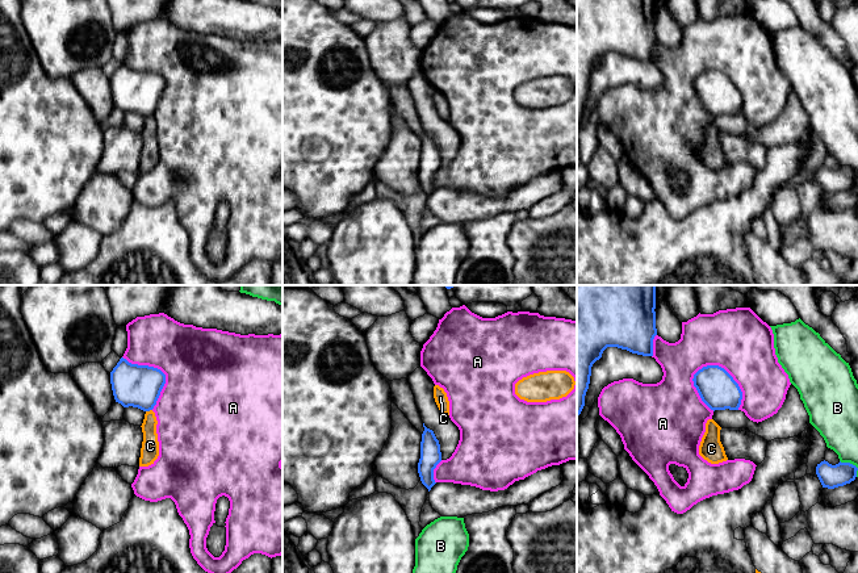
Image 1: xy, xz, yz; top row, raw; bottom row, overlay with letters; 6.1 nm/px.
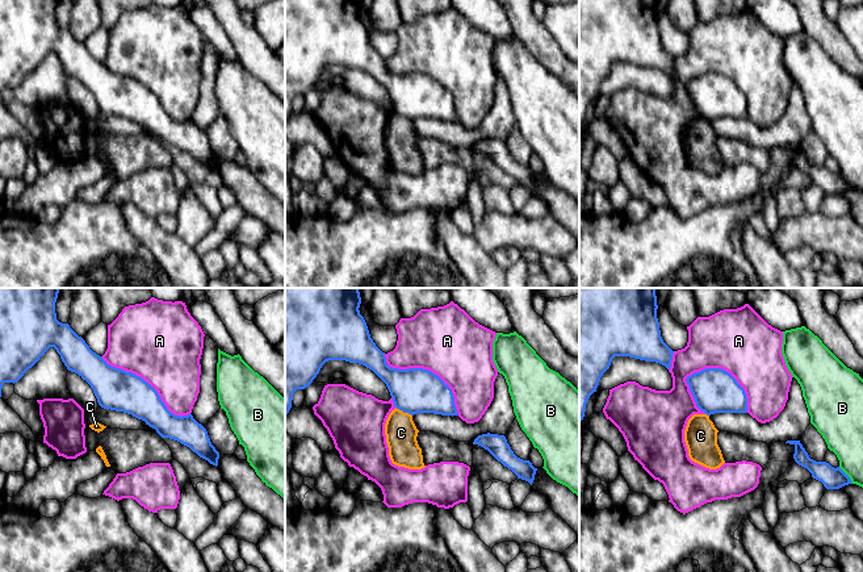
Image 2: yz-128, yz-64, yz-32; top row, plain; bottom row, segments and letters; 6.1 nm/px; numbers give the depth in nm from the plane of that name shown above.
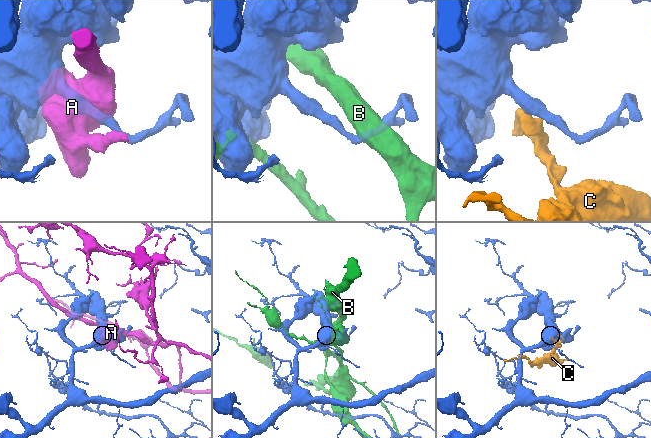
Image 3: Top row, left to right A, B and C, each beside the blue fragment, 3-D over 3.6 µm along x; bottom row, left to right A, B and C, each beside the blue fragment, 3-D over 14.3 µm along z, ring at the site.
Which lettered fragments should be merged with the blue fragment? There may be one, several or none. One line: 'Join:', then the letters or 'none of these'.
Join: none of these

